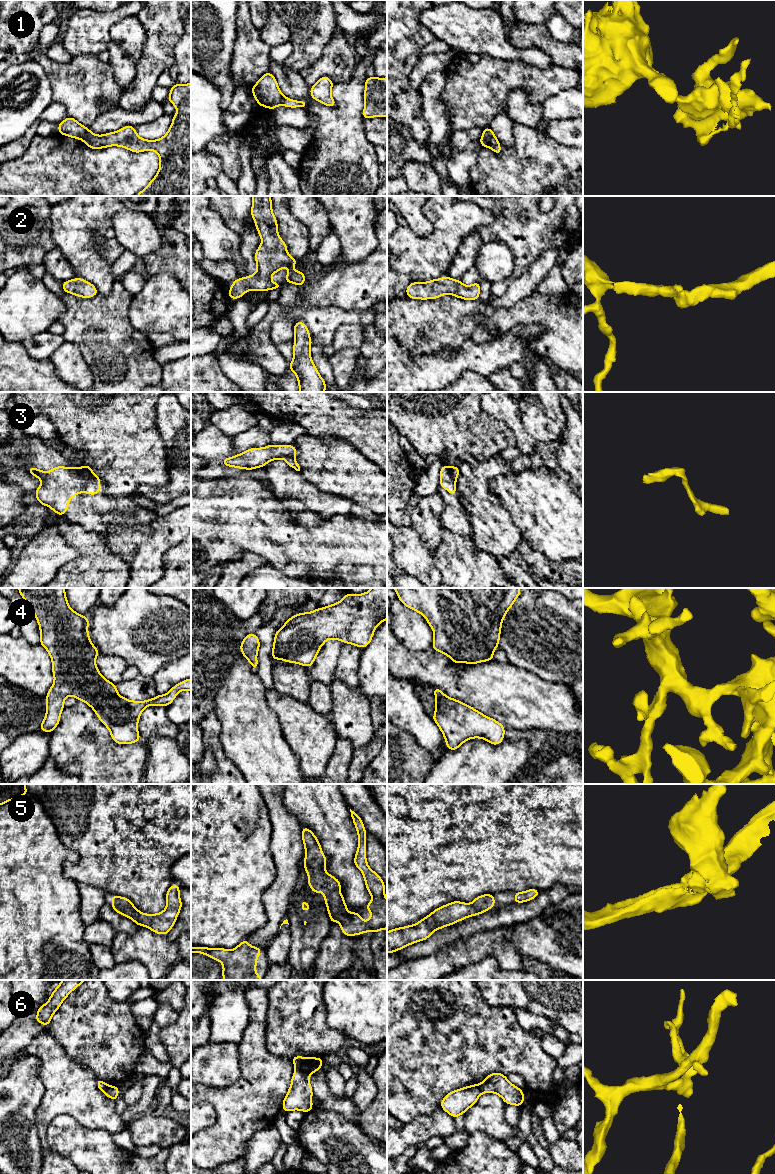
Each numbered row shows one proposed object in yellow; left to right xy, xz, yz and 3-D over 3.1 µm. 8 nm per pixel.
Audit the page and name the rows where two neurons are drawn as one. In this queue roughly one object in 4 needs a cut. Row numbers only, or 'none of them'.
1, 3, 6

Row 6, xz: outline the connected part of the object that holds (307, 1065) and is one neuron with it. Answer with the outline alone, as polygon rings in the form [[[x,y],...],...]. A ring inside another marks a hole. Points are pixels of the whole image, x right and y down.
[[[294,1056],[291,1060],[297,1070],[300,1070],[308,1076],[321,1069],[323,1062],[322,1057],[311,1058]]]

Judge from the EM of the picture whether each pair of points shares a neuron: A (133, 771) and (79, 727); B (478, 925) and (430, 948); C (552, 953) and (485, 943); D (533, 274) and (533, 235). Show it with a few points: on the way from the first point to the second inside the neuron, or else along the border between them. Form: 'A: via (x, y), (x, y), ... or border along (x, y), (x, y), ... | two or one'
A: via (117, 770), (111, 770), (84, 743) | one
B: via (466, 927), (442, 937) | one
C: border along (512, 925), (511, 942), (524, 956) | two
D: border along (553, 249), (543, 251), (530, 268), (516, 278) | two

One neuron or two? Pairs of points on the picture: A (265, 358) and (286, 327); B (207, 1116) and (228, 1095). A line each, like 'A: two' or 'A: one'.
A: two
B: two

